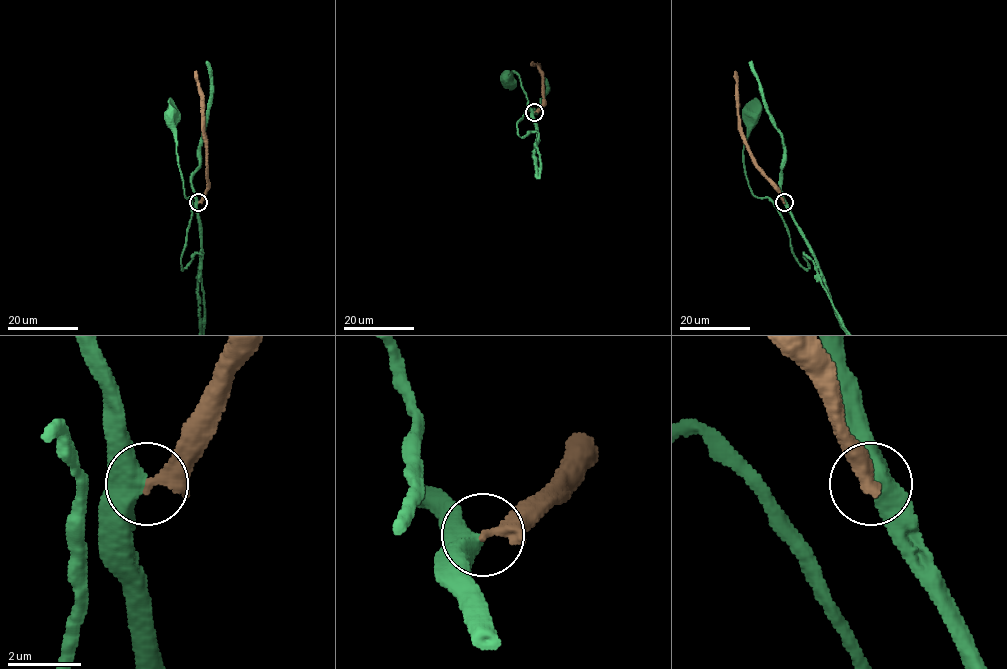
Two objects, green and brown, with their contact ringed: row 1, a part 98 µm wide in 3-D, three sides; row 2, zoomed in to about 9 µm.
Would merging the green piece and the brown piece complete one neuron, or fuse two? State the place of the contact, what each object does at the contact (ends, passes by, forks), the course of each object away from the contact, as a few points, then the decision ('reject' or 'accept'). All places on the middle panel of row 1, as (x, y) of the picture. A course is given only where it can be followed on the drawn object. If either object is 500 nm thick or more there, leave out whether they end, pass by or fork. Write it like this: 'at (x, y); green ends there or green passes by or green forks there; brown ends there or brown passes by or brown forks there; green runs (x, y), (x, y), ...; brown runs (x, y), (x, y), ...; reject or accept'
at (534, 112); green passes by; brown ends there; green runs (534, 111), (537, 142), (536, 132), (518, 133), (527, 97), (513, 71), (509, 79); brown runs (534, 111), (543, 104), (543, 75), (538, 66), (532, 63); reject

